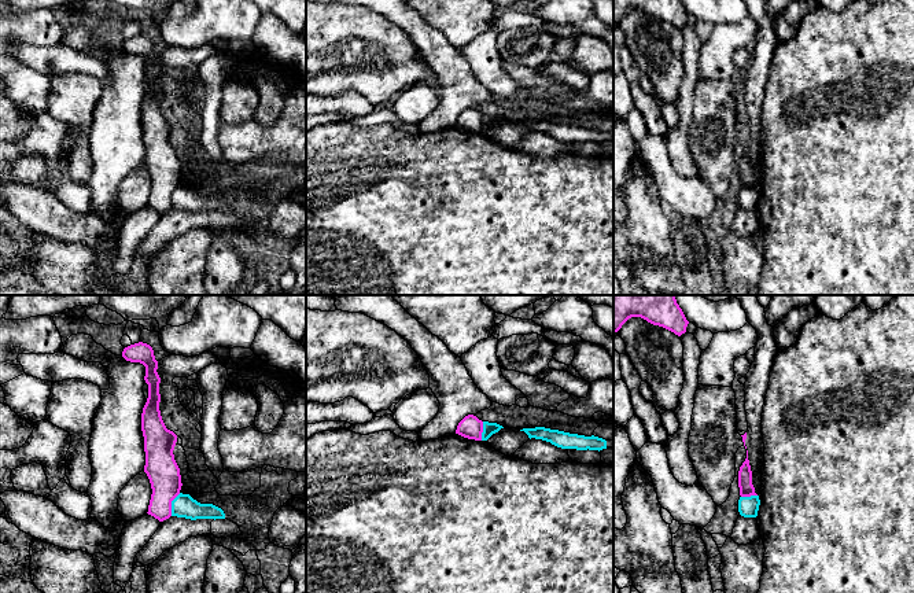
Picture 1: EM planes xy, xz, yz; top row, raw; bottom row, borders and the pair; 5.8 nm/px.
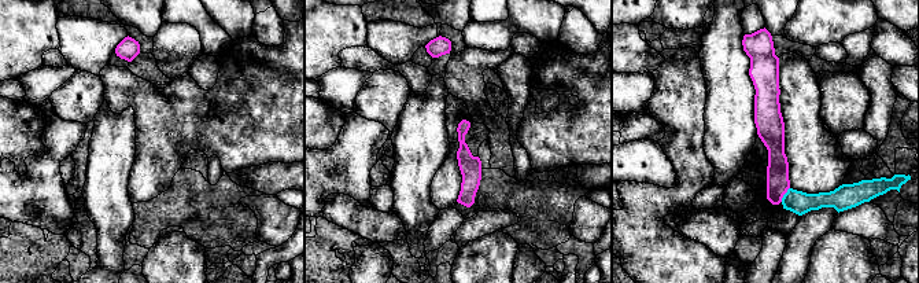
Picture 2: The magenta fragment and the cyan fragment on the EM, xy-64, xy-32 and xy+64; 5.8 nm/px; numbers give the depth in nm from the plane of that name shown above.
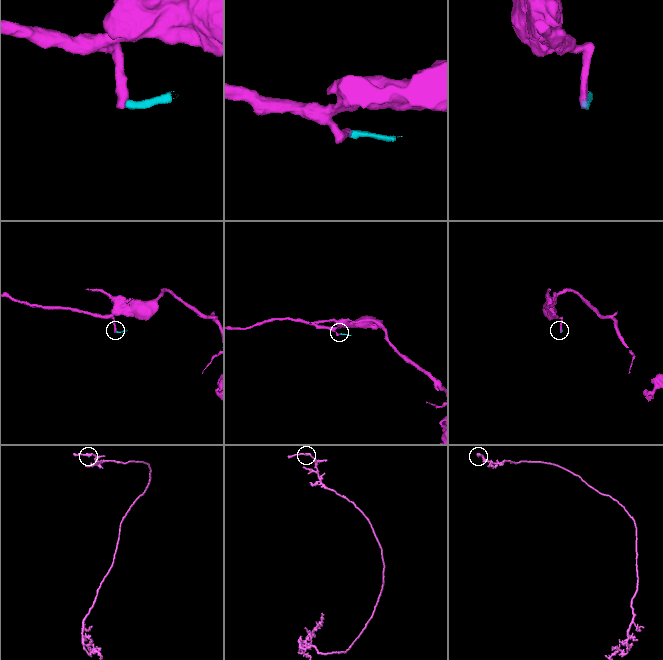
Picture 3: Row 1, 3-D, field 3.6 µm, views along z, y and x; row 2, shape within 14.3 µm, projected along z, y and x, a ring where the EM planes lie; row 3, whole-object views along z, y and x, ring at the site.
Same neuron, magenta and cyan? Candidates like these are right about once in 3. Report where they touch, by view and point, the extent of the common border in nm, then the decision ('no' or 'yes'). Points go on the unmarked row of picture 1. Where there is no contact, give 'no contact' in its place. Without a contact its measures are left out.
xy (170, 196) | 150 nm | no

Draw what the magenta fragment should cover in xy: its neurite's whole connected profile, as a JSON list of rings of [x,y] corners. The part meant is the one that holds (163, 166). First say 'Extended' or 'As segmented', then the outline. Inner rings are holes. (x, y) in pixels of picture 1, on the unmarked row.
As segmented. [[[139,34],[125,40],[122,49],[145,59],[148,91],[141,106],[141,124],[145,144],[144,165],[152,181],[147,206],[163,214],[172,209],[172,194],[180,187],[183,178],[180,161],[173,147],[177,128],[166,121],[161,108],[161,70],[152,40]]]

